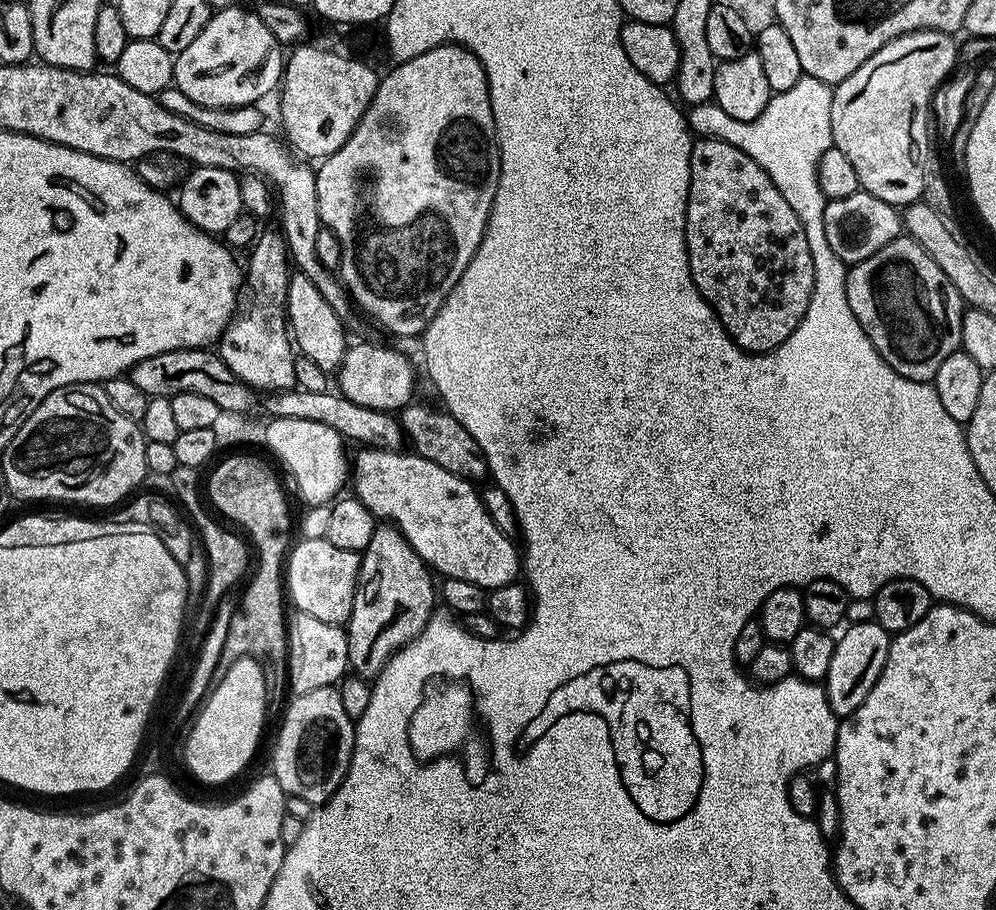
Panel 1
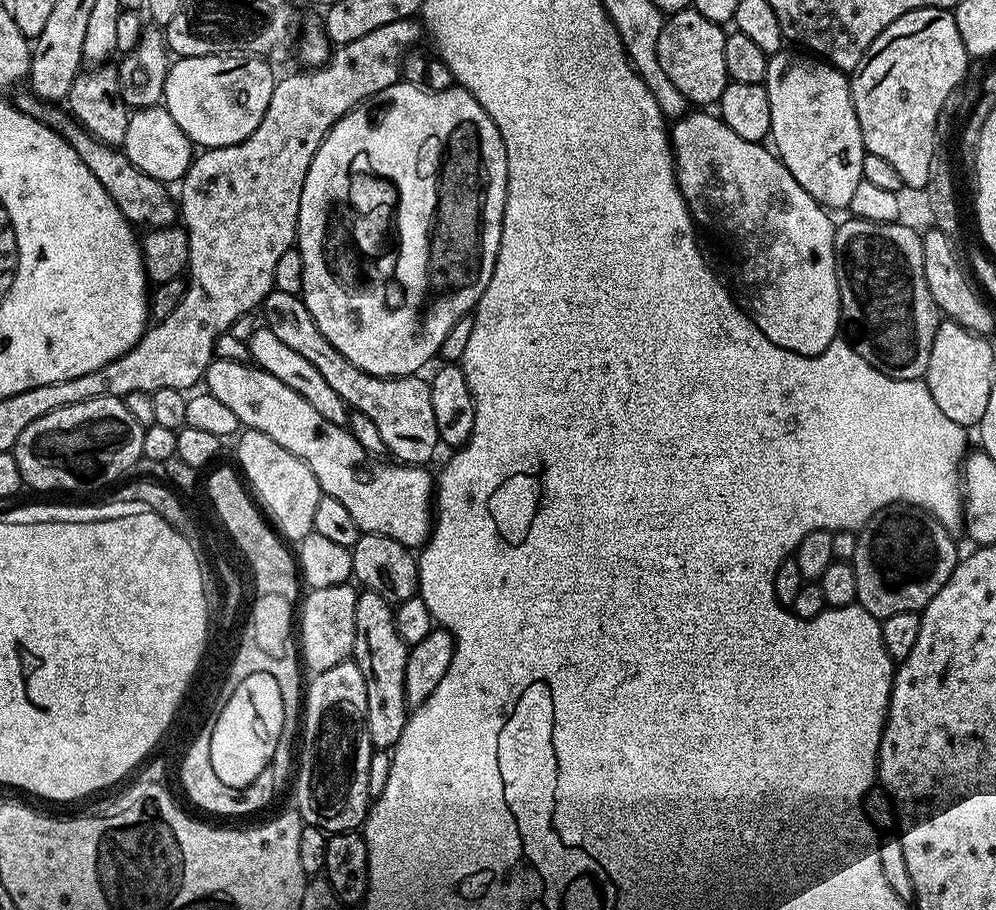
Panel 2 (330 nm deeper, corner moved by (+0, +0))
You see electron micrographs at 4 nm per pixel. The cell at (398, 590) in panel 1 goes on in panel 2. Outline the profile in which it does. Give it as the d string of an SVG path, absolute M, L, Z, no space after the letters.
M364 590L357 595L354 606L354 626L356 627L356 641L352 647L352 656L358 670L362 670L362 678L366 682L366 730L368 737L373 749L391 750L396 747L398 738L402 738L402 730L410 715L405 702L406 692L404 690L409 645L404 644L398 634L393 605L389 604L386 598L373 592Z

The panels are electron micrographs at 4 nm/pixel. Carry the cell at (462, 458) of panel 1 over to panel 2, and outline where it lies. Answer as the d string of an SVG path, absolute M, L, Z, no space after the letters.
M271 291L264 299L263 327L271 332L285 346L290 346L297 354L302 354L323 380L342 398L352 412L364 412L374 426L378 426L378 434L382 434L382 442L389 453L393 452L397 461L413 466L424 466L435 454L440 444L438 426L434 422L434 405L430 402L430 383L423 380L423 375L410 376L371 376L354 366L341 352L324 337L322 330L310 318L303 299L294 294L282 294Z

